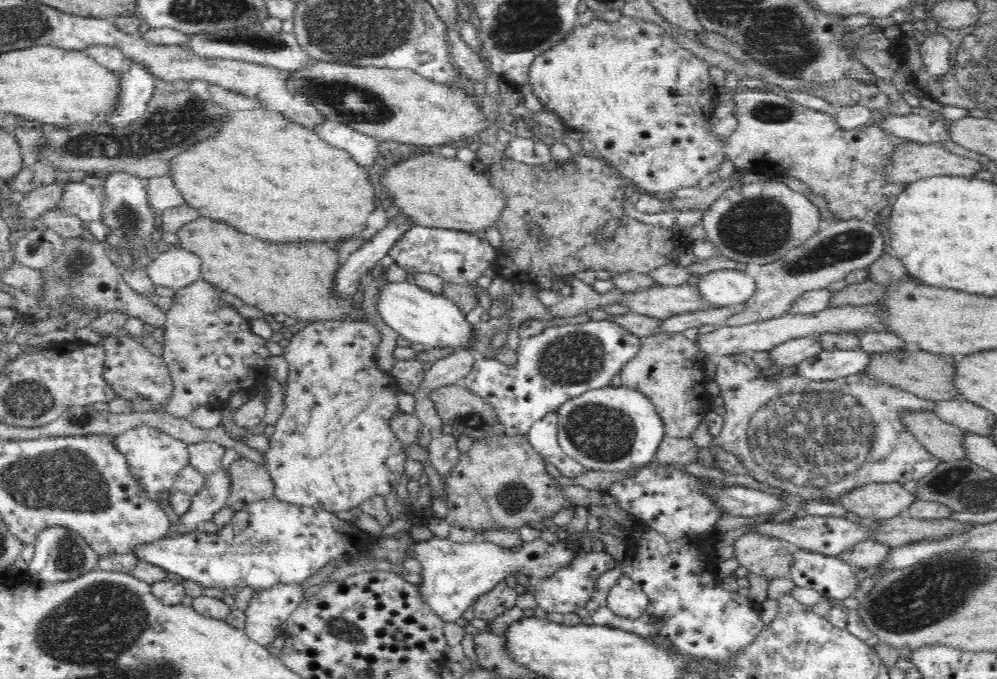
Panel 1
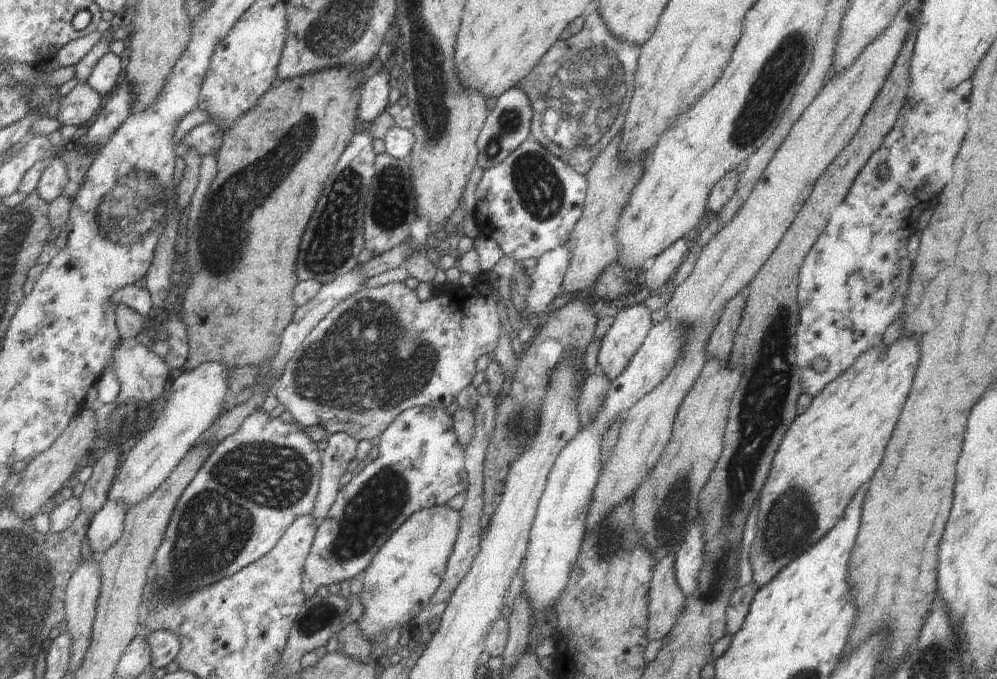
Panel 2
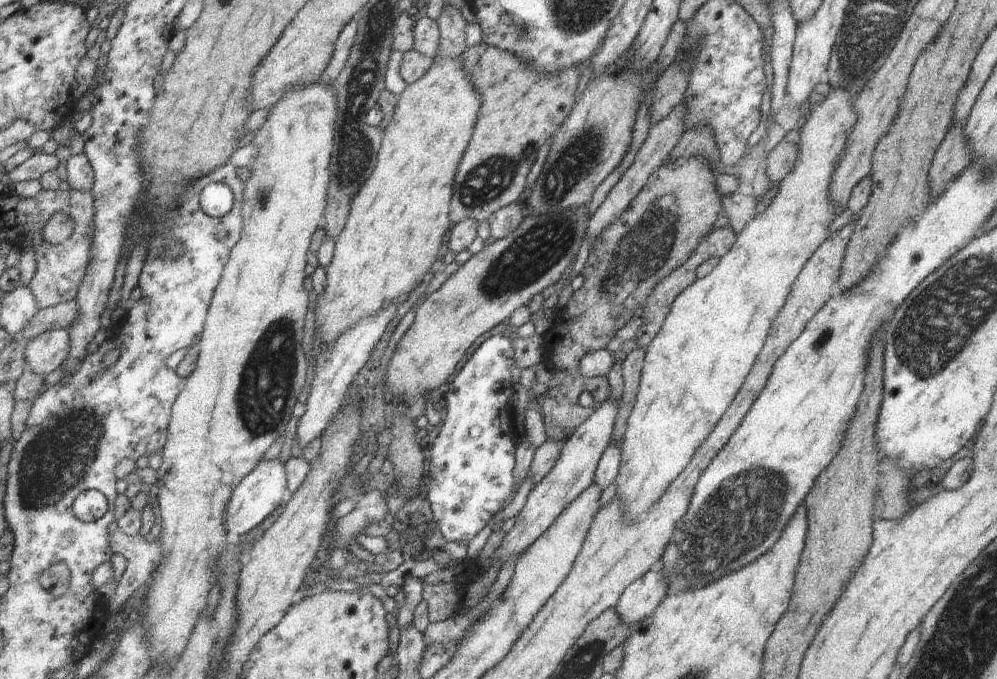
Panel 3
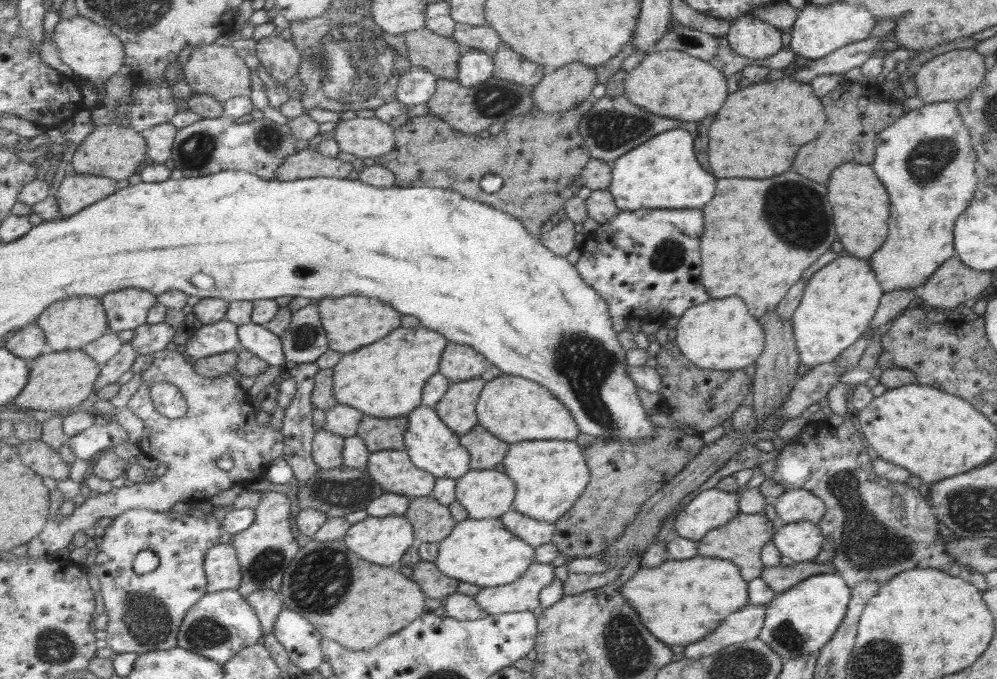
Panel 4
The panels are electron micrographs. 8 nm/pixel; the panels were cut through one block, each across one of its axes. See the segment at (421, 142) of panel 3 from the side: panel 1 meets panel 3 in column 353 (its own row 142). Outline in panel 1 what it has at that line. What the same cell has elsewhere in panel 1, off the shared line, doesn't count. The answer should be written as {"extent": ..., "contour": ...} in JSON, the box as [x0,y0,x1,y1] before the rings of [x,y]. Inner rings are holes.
{"extent":[172,107,376,244],"contour":[[[264,107],[254,110],[230,111],[221,129],[214,135],[212,140],[200,142],[196,146],[192,146],[188,152],[180,154],[176,160],[172,160],[172,175],[174,175],[172,176],[172,182],[185,199],[187,205],[198,210],[202,217],[214,222],[225,223],[244,234],[250,234],[256,238],[276,244],[337,244],[353,236],[360,237],[361,235],[369,234],[367,220],[368,216],[376,210],[376,204],[374,204],[376,196],[374,196],[374,186],[370,184],[367,173],[364,167],[354,161],[348,151],[330,146],[314,130],[290,122],[284,115],[269,111]]]}

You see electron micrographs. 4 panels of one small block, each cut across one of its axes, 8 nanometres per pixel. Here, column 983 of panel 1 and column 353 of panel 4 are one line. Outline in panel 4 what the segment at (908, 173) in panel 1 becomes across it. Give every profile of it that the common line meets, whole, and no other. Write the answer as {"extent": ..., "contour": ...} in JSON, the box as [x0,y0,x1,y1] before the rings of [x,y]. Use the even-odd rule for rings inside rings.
{"extent":[277,148,355,181],"contour":[[[317,148],[299,151],[288,158],[278,171],[277,181],[293,181],[305,178],[347,178],[355,171],[351,162],[323,155]]]}

